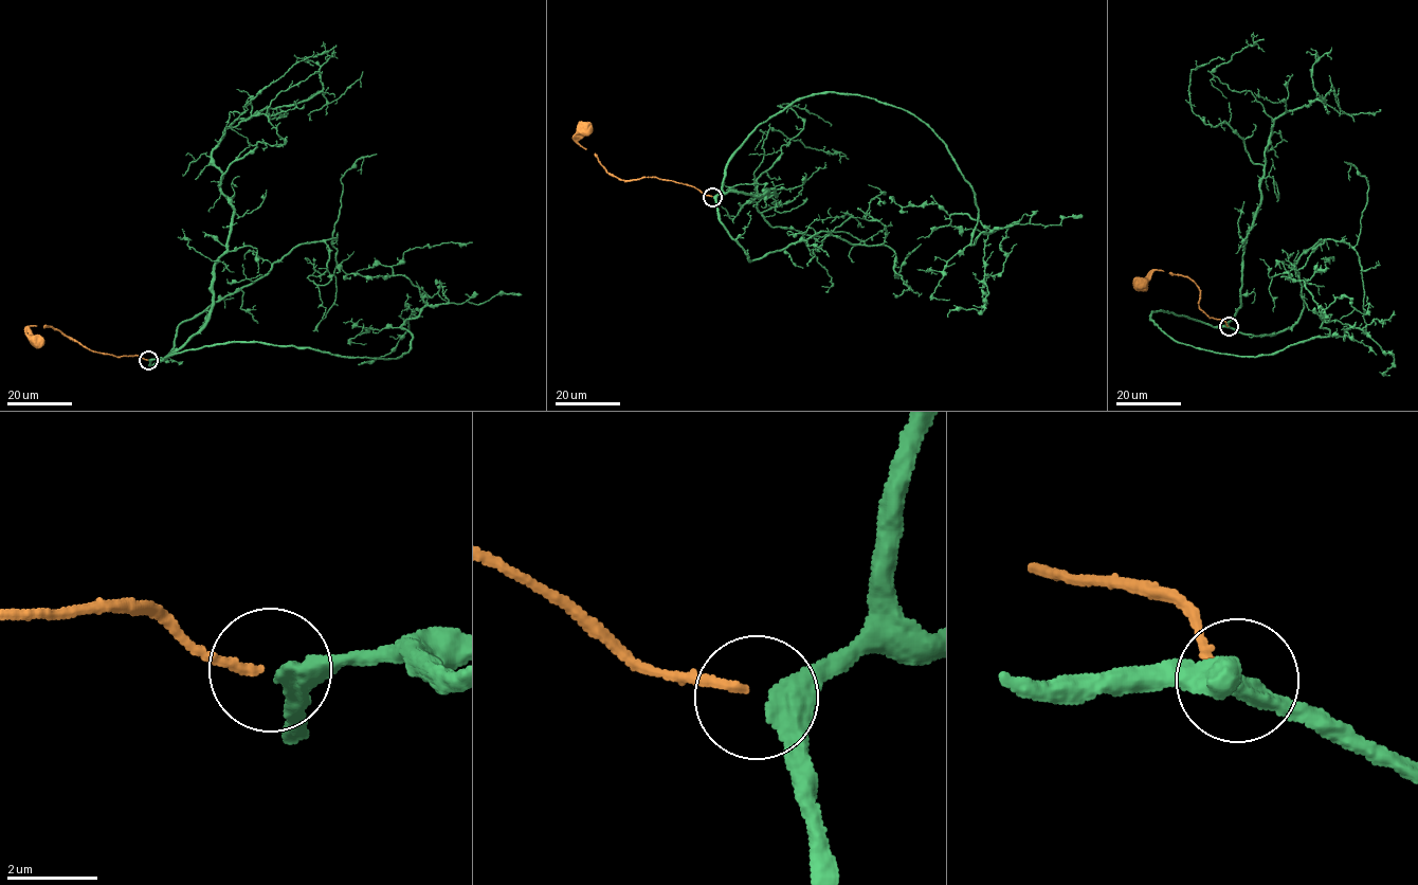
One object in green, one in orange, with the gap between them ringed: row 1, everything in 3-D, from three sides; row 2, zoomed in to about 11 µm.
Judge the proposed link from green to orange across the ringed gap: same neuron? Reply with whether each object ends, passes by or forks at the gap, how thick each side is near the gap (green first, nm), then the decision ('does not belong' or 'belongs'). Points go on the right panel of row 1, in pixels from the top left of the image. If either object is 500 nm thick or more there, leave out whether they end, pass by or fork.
green passes by; orange ends; calibres 400 and 190 nm; belongs

